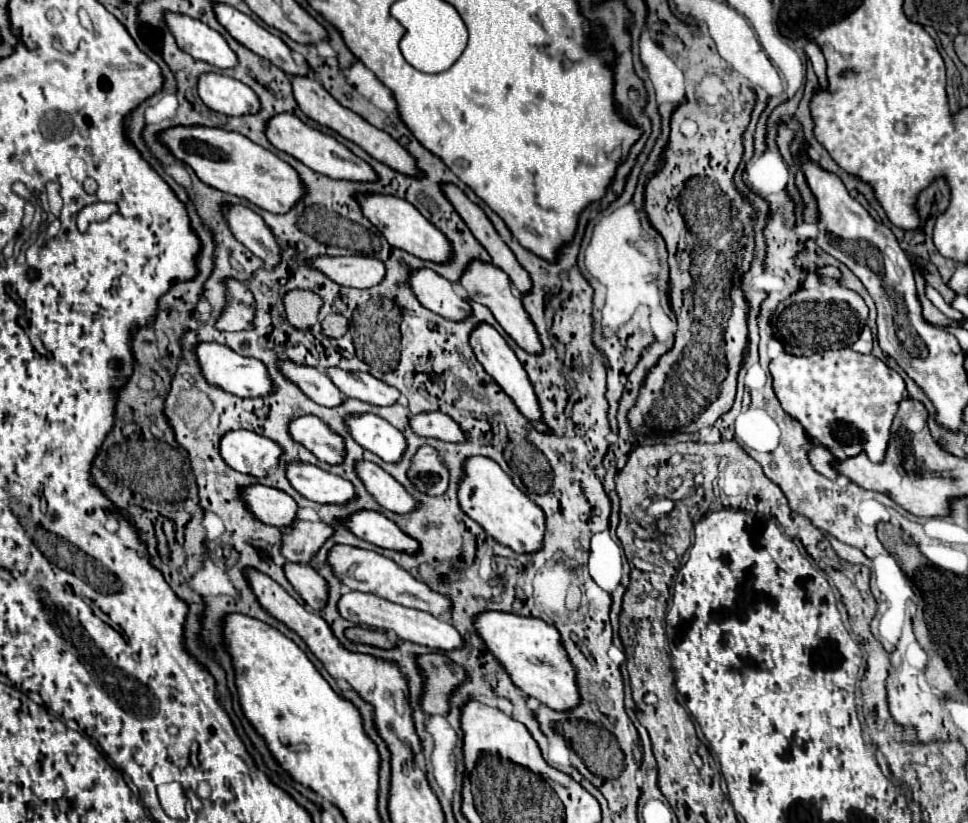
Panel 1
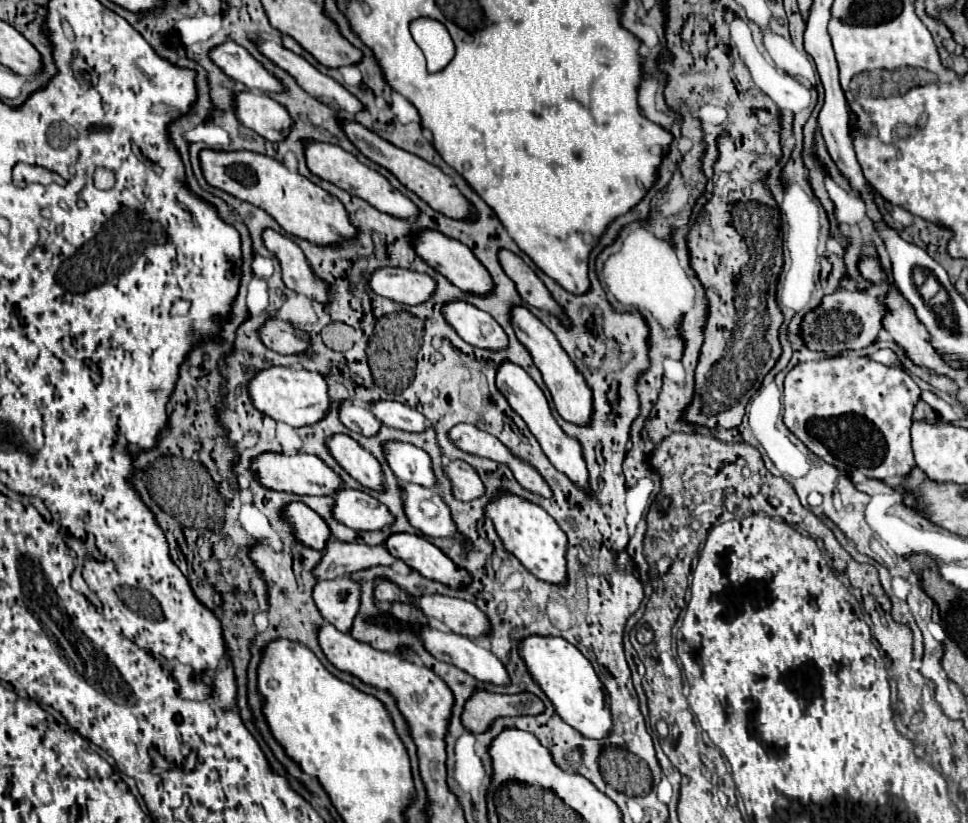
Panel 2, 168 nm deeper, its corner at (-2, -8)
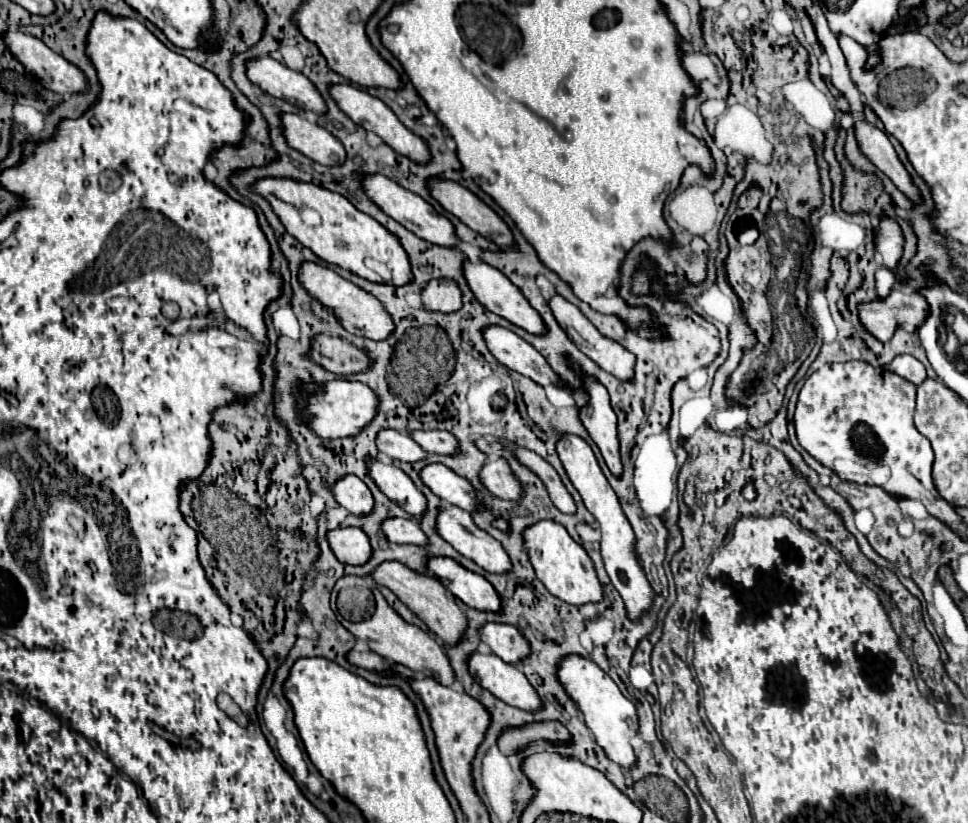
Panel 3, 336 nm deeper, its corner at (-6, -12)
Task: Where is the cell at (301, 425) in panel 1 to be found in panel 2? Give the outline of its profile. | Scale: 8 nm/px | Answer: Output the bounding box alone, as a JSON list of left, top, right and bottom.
[325,434,381,490]

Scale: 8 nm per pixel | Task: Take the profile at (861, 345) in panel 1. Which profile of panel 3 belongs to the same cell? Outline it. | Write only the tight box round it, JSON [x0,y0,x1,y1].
[889,354,927,386]

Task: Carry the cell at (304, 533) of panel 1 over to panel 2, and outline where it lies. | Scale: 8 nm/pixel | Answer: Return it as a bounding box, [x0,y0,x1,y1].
[311,538,395,580]

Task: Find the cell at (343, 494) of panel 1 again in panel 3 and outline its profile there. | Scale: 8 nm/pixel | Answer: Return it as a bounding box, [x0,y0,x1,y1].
[383,518,429,546]

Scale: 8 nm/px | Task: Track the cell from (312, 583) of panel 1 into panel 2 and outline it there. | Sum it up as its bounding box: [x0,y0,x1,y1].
[313,576,359,632]

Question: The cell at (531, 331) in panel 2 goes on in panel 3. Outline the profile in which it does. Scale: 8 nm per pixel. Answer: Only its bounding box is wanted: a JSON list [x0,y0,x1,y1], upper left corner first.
[581,376,623,476]

